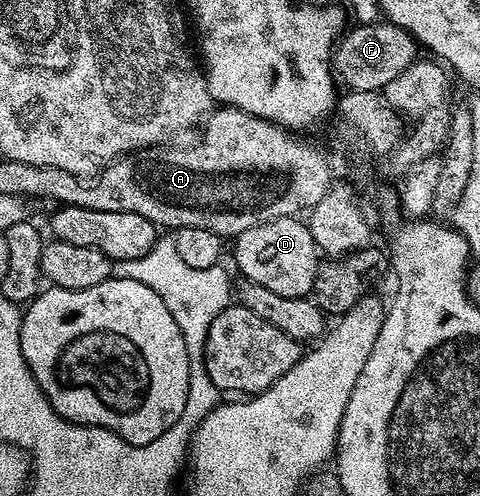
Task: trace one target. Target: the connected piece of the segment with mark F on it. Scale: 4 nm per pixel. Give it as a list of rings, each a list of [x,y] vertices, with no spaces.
[[[359,22],[355,29],[344,31],[340,35],[332,53],[331,67],[336,81],[344,89],[353,92],[377,92],[382,93],[383,87],[401,70],[405,70],[417,58],[417,41],[410,32],[404,28],[398,28],[390,22]]]

